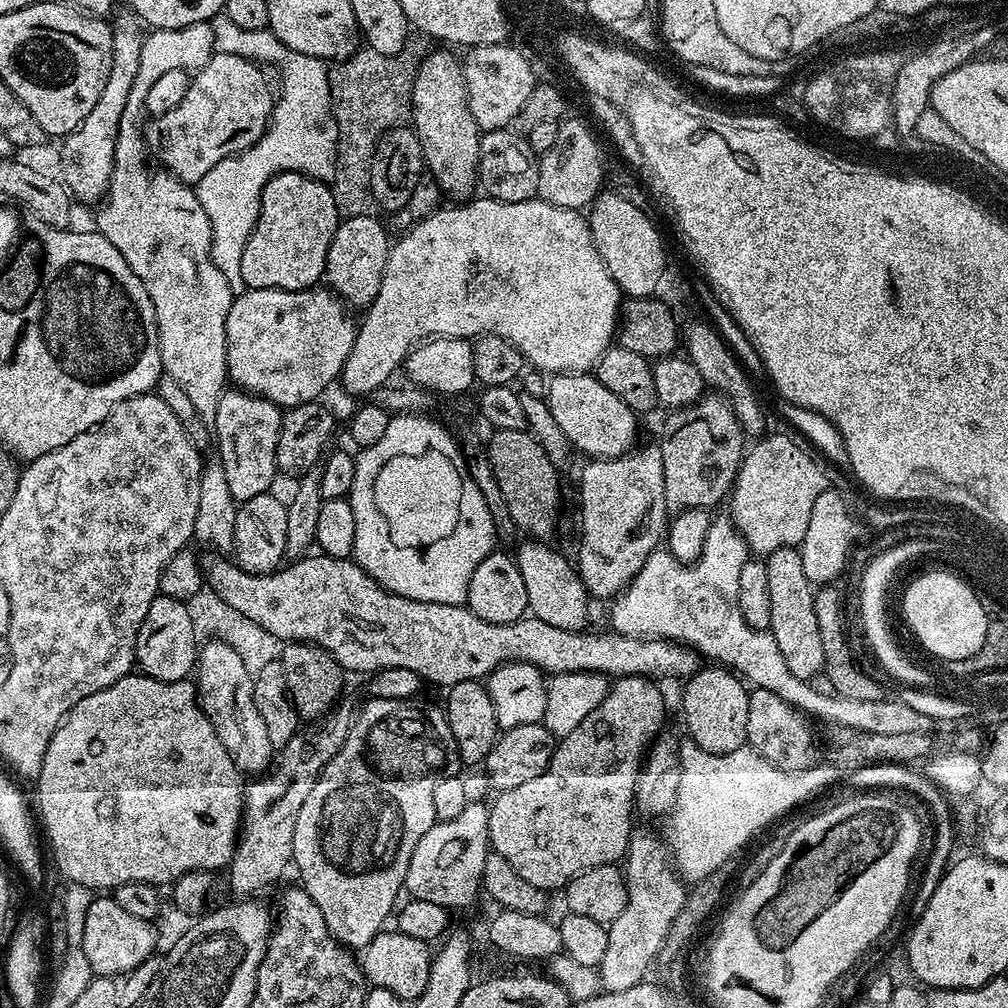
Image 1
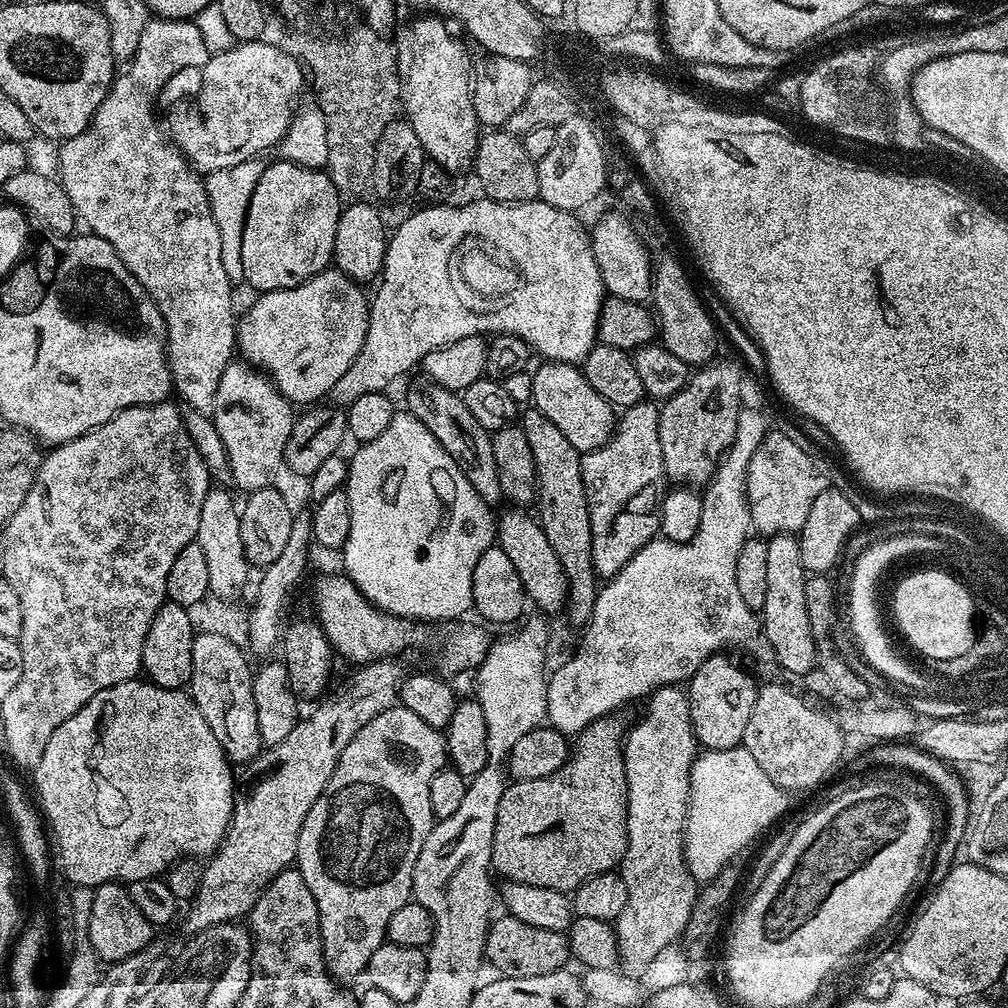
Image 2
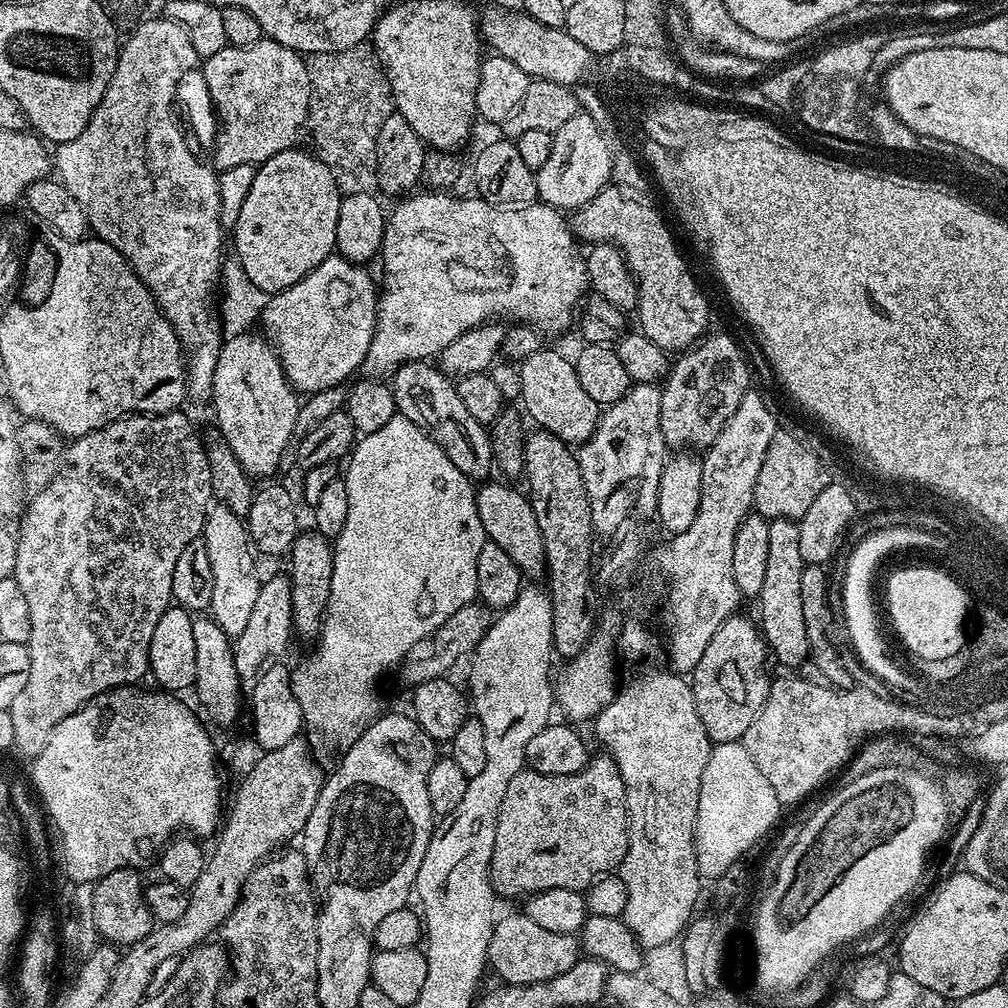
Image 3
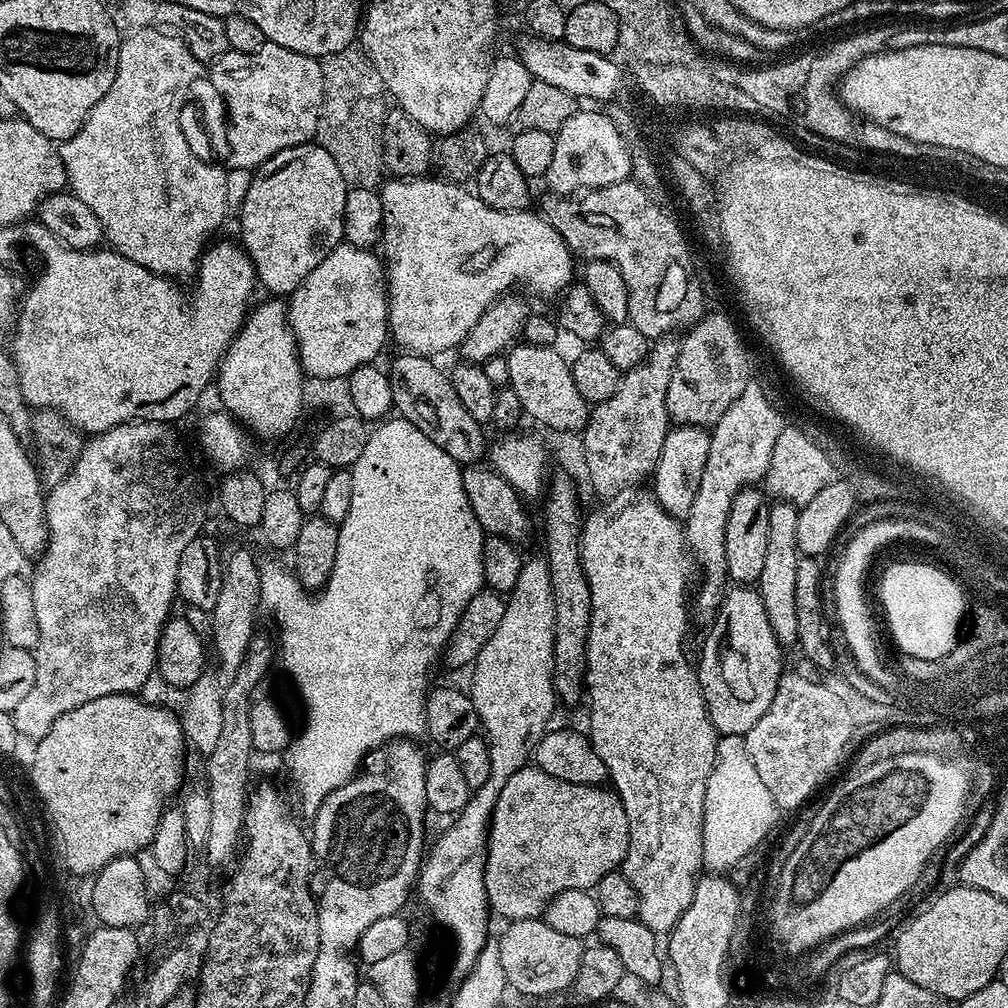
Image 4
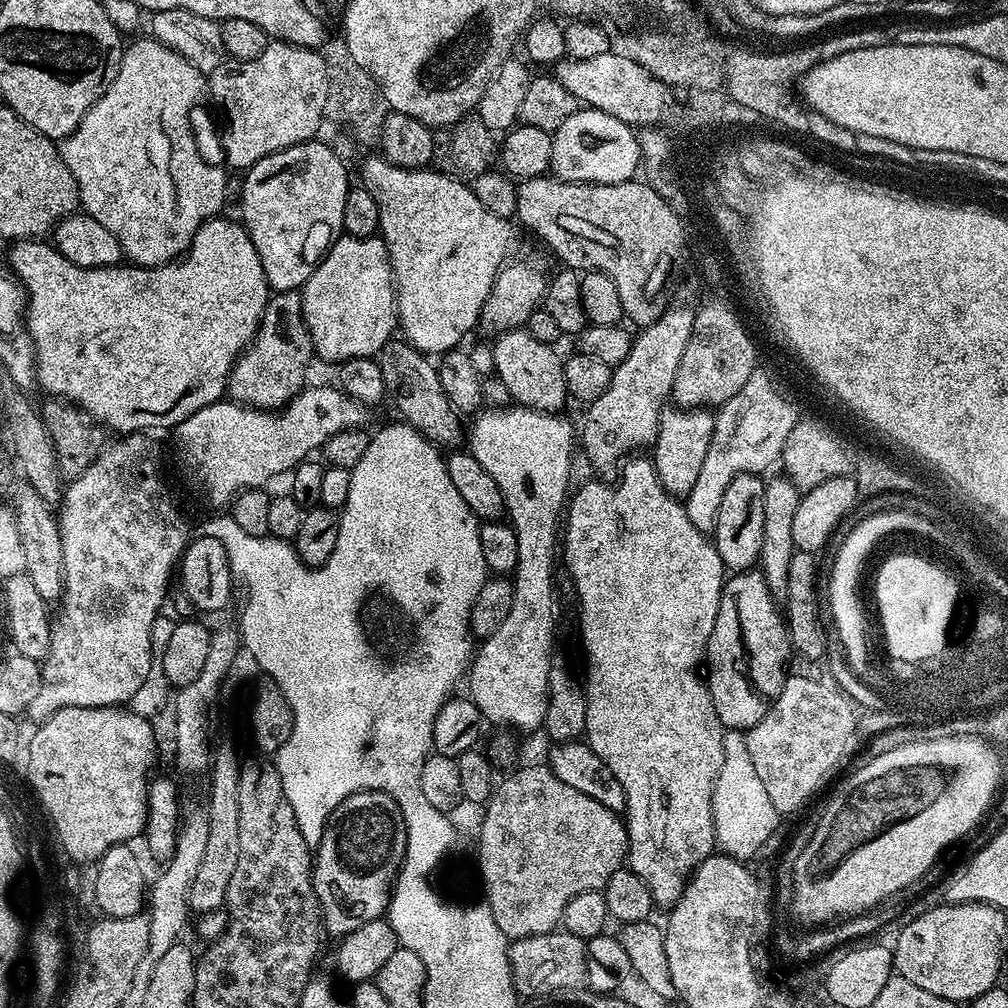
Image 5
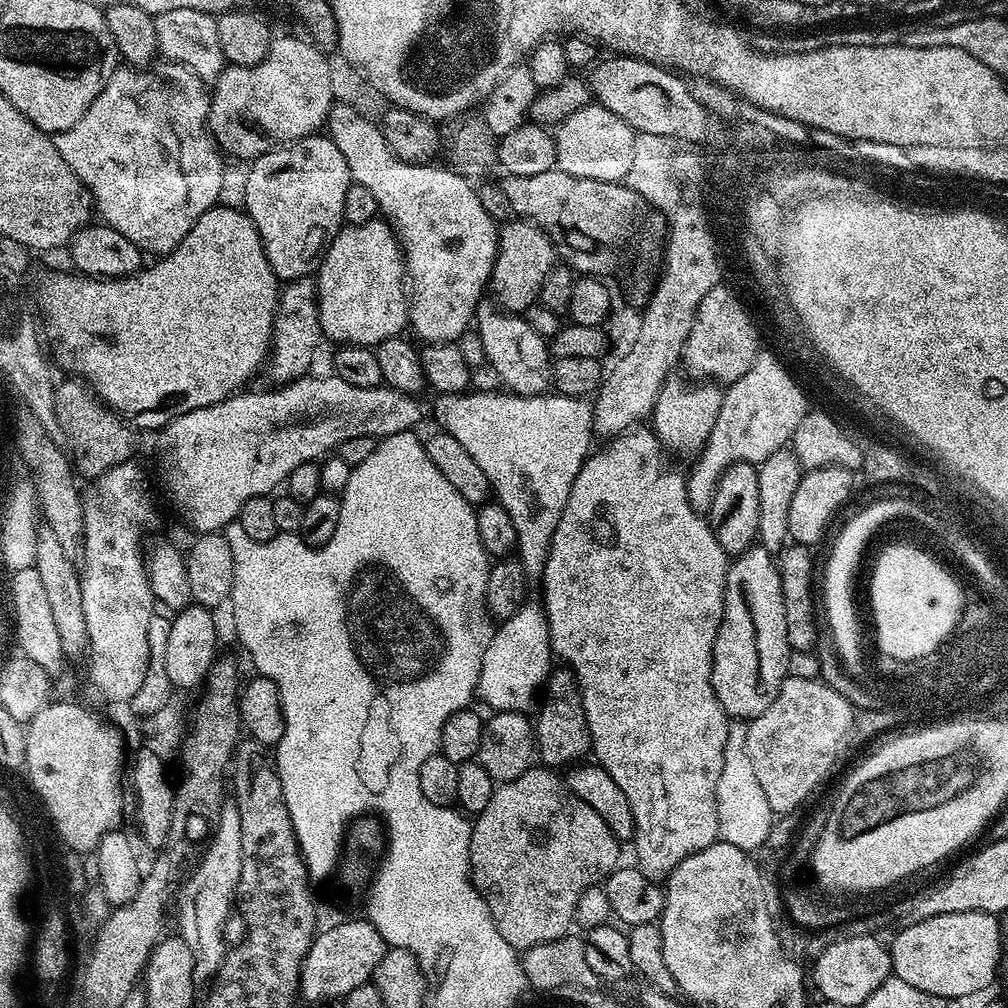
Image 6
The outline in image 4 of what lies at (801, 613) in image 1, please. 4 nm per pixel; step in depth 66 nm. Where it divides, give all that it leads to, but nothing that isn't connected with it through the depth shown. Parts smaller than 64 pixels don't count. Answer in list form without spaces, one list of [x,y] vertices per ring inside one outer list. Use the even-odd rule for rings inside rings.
[[[776,502],[768,509],[770,526],[766,529],[766,559],[762,562],[762,574],[758,591],[762,606],[766,606],[766,618],[770,618],[770,630],[781,646],[796,644],[798,638],[798,609],[794,607],[794,581],[798,575],[798,562],[802,559],[798,546],[798,508],[787,502]]]

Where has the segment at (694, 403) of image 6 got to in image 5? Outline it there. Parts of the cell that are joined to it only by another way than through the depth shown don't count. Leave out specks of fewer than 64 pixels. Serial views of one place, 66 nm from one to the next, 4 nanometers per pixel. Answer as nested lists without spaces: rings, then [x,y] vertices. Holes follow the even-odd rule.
[[[668,406],[660,413],[654,463],[660,484],[671,496],[687,498],[690,490],[694,490],[694,482],[706,458],[706,450],[710,450],[710,438],[714,438],[715,425],[716,417],[707,408]]]

